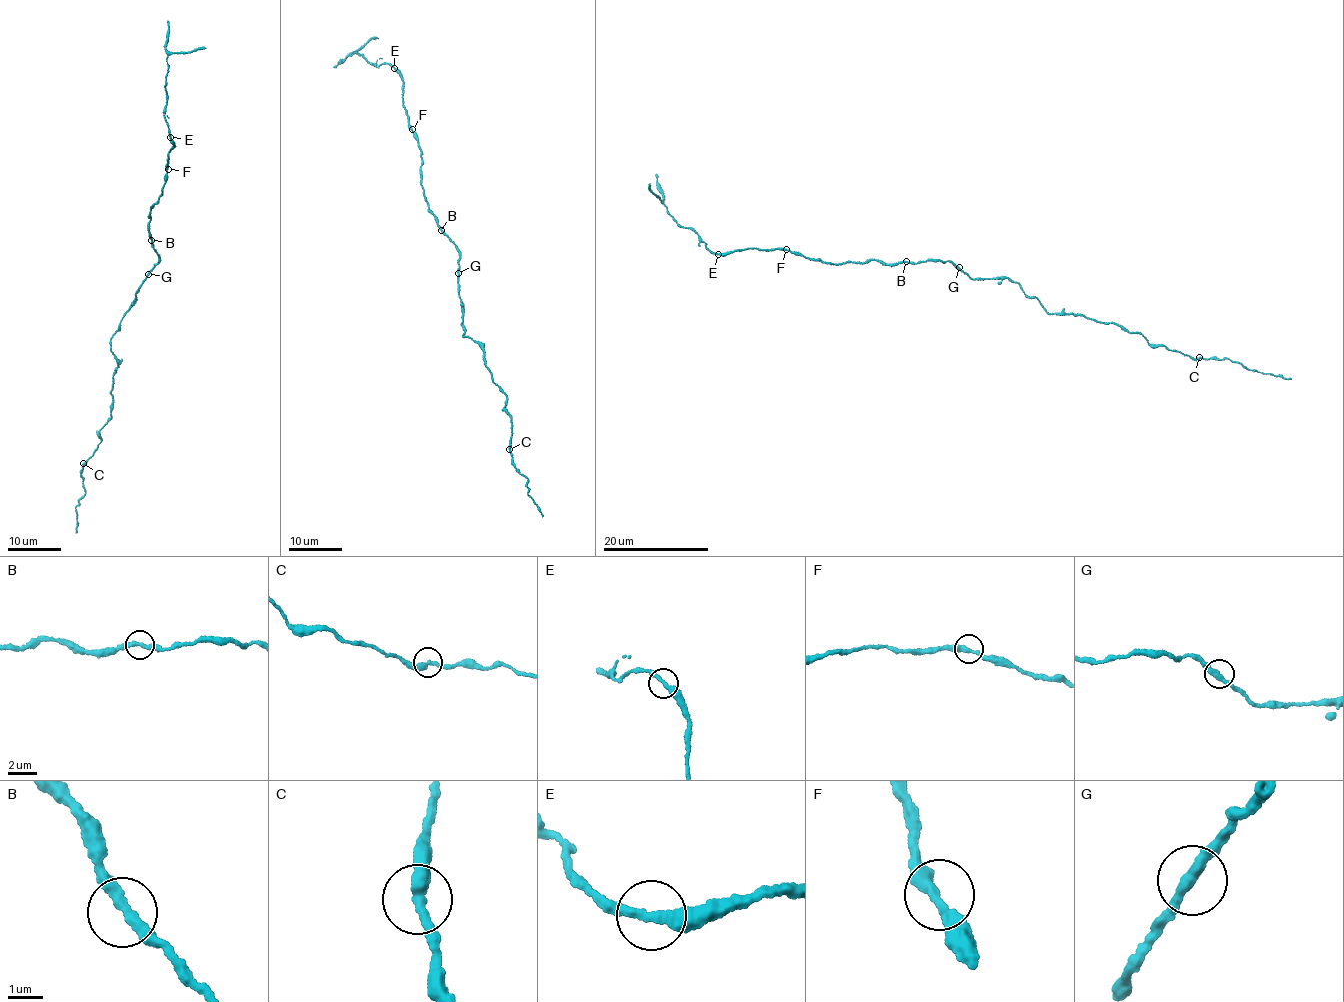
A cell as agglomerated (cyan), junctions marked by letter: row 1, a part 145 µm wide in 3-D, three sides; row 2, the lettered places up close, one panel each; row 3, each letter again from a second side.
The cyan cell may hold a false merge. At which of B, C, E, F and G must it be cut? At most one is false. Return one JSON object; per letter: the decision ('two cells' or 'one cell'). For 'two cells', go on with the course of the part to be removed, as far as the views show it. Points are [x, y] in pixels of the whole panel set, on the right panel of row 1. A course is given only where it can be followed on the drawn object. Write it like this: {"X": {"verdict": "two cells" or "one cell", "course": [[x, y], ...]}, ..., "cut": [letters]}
{"B": {"verdict": "one cell"}, "C": {"verdict": "one cell"}, "E": {"verdict": "one cell"}, "F": {"verdict": "one cell"}, "G": {"verdict": "one cell"}, "cut": []}

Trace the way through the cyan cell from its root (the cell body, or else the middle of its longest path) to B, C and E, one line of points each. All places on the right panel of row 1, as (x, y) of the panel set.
B: (957, 269), (946, 260), (906, 261)
C: (957, 269), (978, 280), (1019, 283), (1050, 313), (1110, 322), (1143, 334), (1150, 344), (1199, 357)
E: (957, 269), (934, 259), (837, 264), (782, 249), (718, 254)

